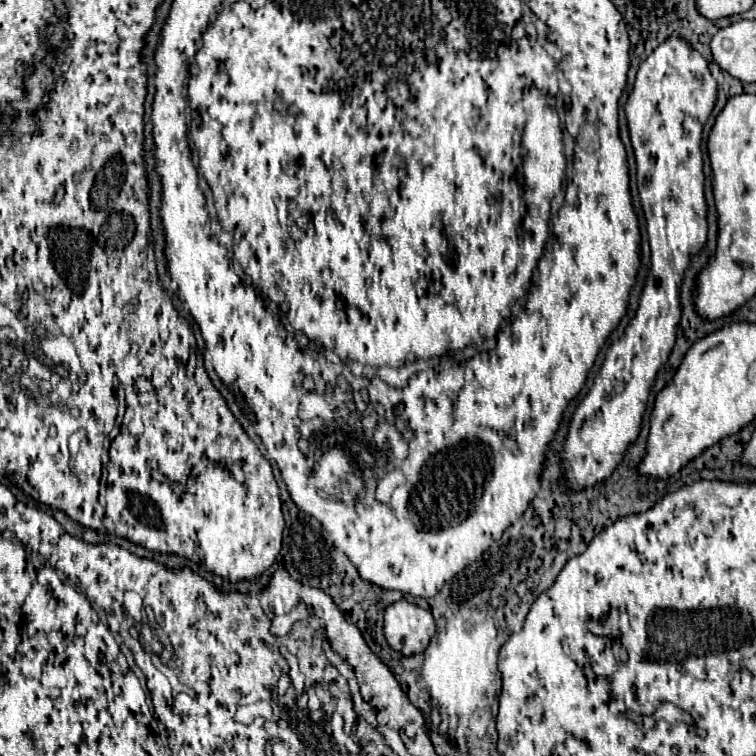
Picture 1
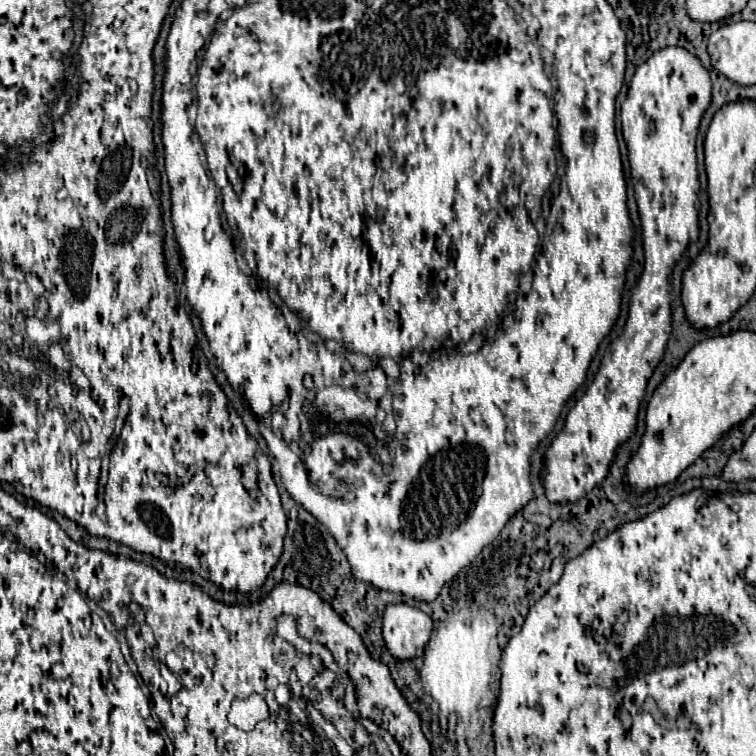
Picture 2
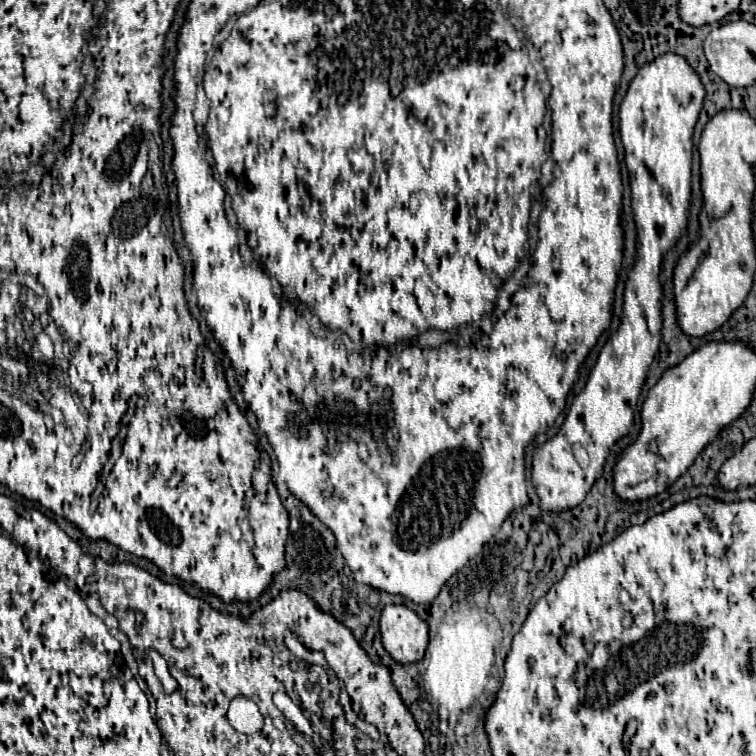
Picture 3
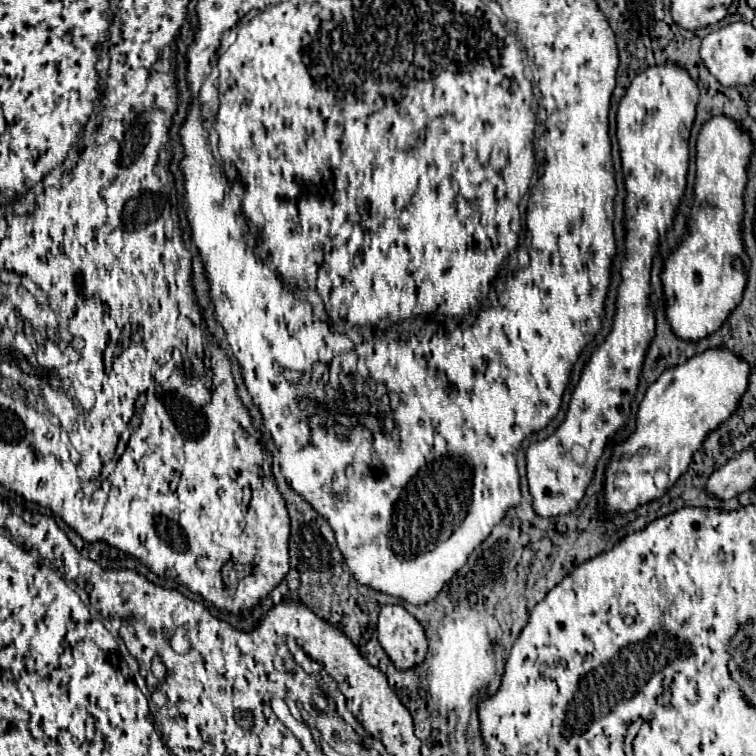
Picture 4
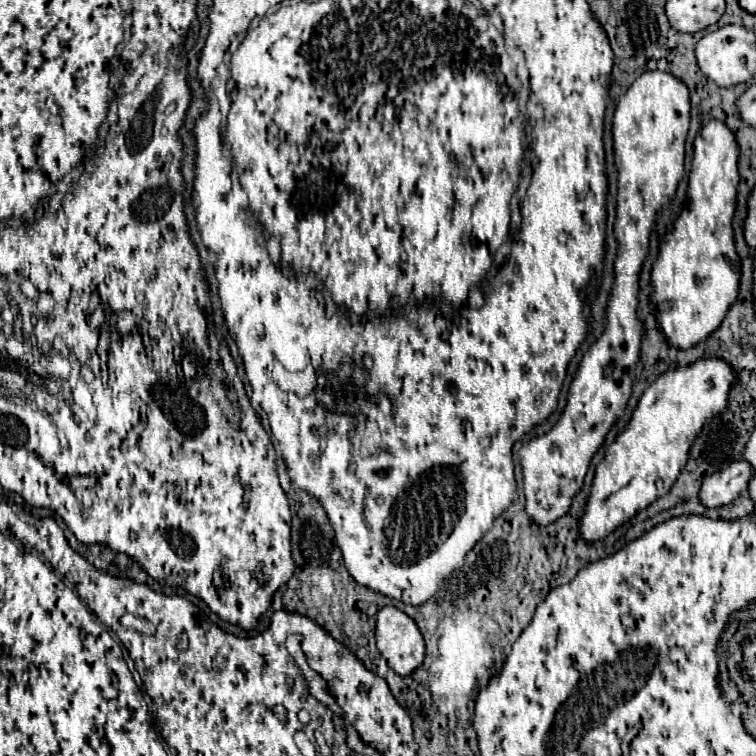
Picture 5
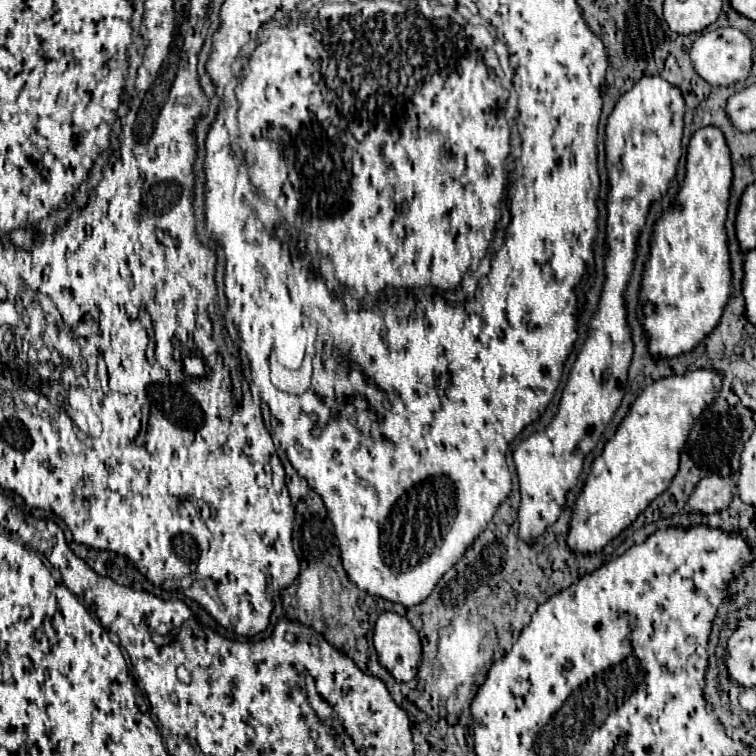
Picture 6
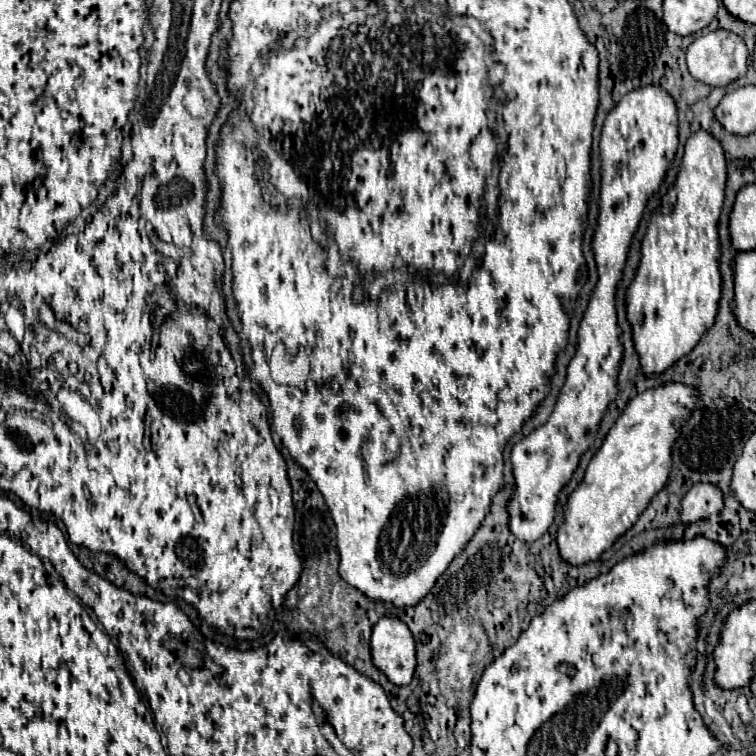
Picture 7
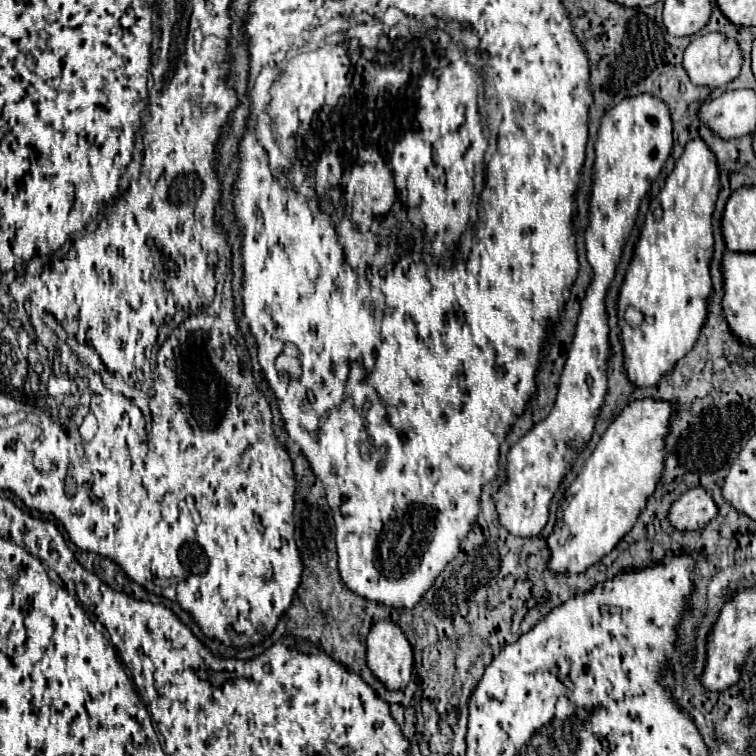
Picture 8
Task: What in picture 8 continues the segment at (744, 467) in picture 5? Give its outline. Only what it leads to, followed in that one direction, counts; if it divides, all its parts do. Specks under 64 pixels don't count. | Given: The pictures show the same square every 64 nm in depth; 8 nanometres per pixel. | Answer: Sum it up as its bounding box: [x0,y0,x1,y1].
[668,488,716,532]

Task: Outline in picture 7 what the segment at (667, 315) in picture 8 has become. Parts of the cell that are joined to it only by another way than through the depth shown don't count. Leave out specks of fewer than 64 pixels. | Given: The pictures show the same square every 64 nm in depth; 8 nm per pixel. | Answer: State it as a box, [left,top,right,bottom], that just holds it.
[626,130,726,378]

